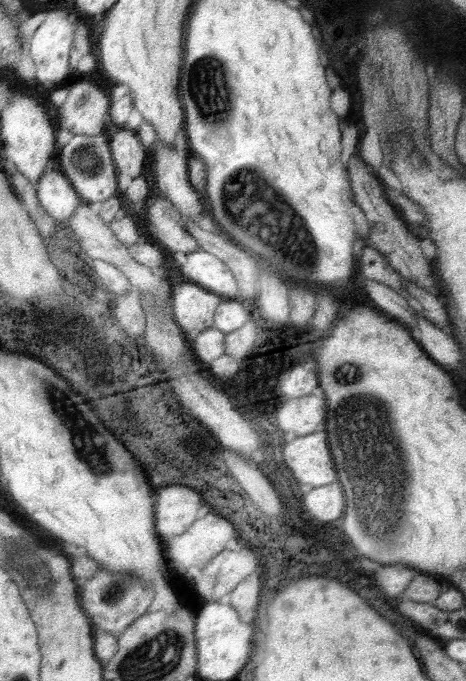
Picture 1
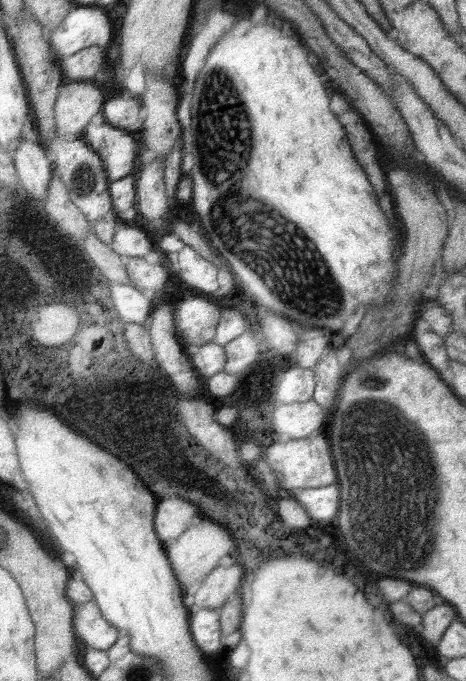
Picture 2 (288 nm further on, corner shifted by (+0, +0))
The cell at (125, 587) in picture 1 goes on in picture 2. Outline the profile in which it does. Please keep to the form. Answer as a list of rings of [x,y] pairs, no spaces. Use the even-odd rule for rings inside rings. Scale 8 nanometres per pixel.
[[[95,600],[75,606],[73,628],[75,628],[75,634],[79,636],[79,640],[83,640],[83,644],[87,648],[95,648],[101,652],[107,652],[117,642],[117,638],[123,634],[119,628],[111,626],[103,618]]]

